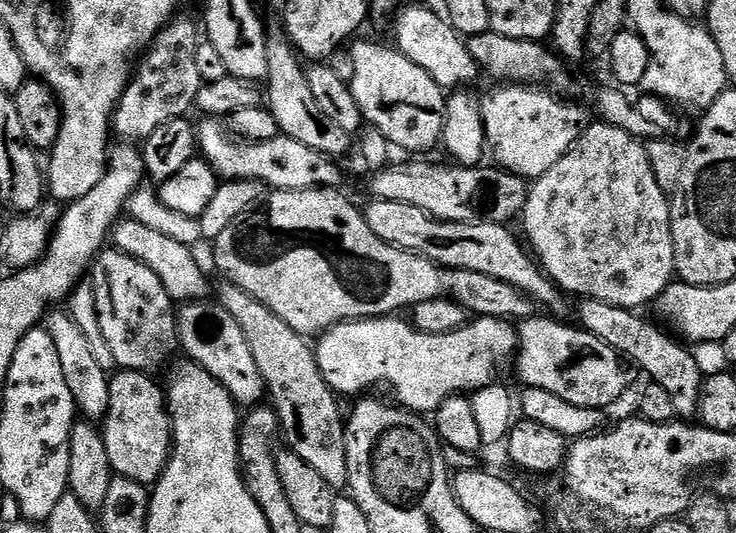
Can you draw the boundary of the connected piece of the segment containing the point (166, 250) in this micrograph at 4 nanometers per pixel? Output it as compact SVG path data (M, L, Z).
M124 218L117 223L116 227L110 233L110 240L115 251L130 254L135 260L140 260L158 278L162 278L162 286L166 294L174 302L204 302L209 299L208 296L208 276L204 273L202 265L196 261L196 256L191 247L182 242L174 242L174 238L166 238L161 233L149 230L142 226L142 222L131 218Z

